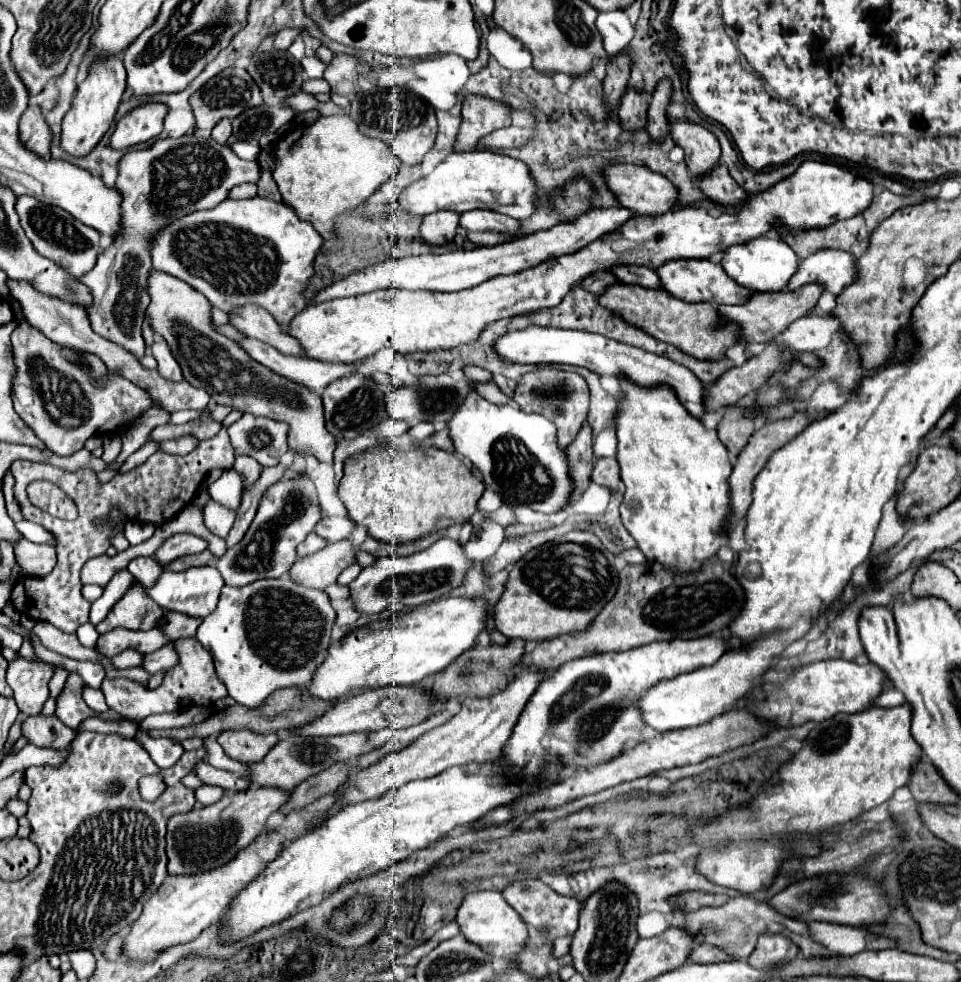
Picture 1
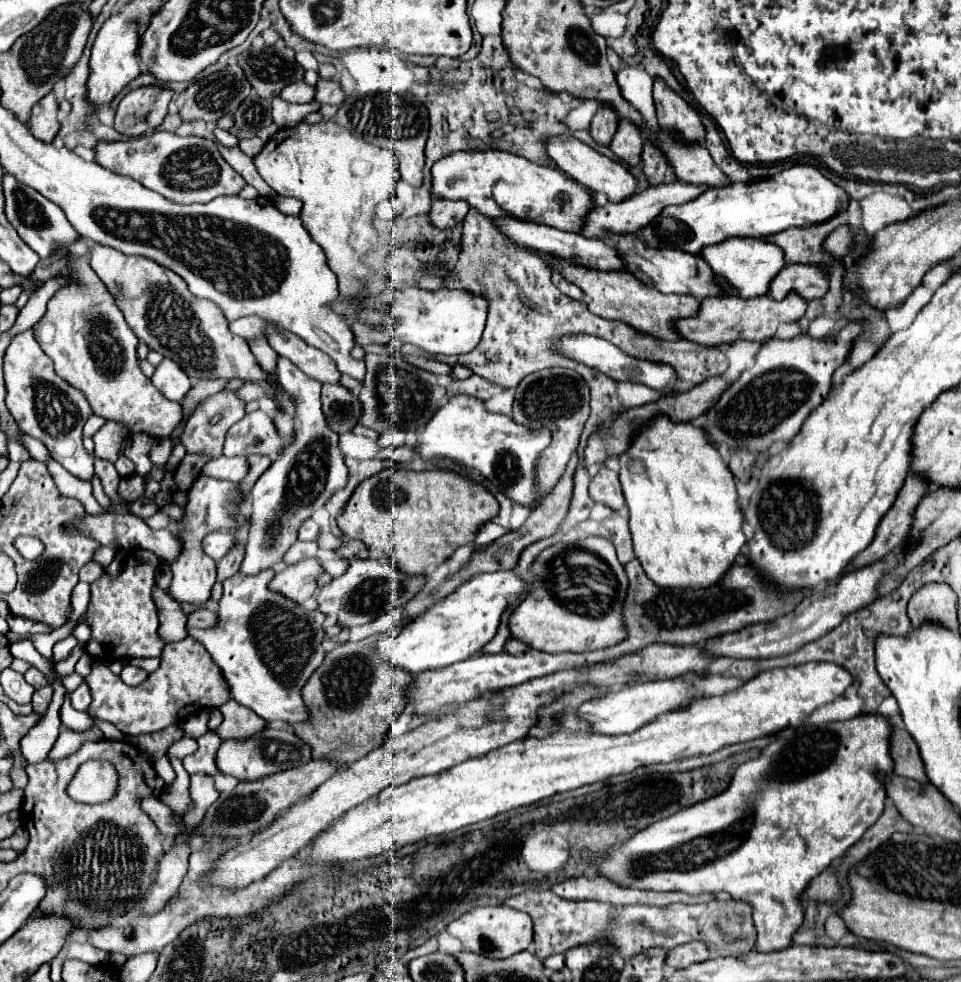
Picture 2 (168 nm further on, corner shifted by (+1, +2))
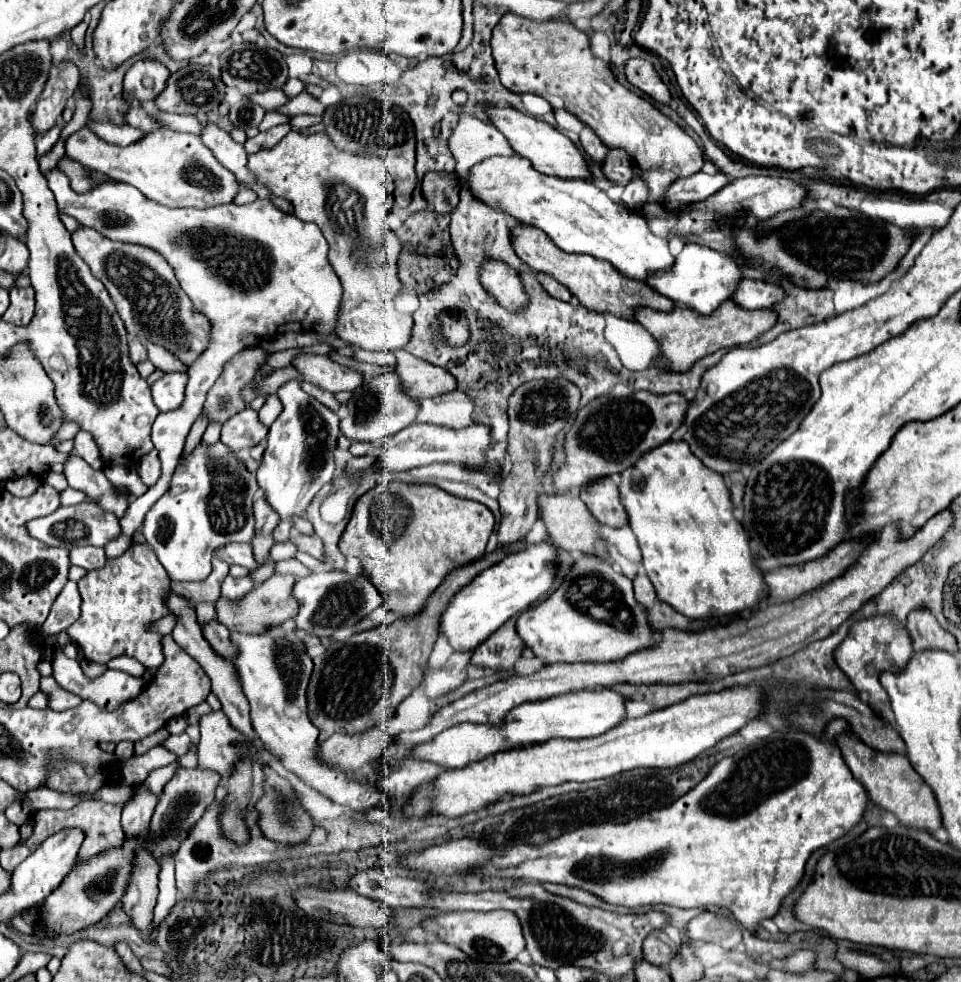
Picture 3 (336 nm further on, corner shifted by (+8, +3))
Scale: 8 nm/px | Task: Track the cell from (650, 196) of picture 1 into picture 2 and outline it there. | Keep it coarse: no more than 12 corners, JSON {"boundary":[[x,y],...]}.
{"boundary":[[553,137],[547,153],[557,169],[619,203],[637,179],[621,163],[579,139]]}

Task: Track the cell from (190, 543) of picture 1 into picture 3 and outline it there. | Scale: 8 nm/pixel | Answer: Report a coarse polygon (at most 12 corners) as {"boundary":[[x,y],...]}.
{"boundary":[[228,544],[216,552],[228,564],[256,570],[250,544]]}

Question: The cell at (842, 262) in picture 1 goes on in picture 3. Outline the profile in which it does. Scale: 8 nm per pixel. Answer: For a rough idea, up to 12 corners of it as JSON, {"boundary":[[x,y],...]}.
{"boundary":[[740,280],[732,302],[764,310],[784,298],[784,290],[764,280]]}

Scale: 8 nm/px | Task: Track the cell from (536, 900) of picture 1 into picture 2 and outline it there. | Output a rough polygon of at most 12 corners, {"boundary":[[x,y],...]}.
{"boundary":[[523,891],[537,957],[611,941],[623,957],[705,941],[753,951],[751,905],[567,901]]}

